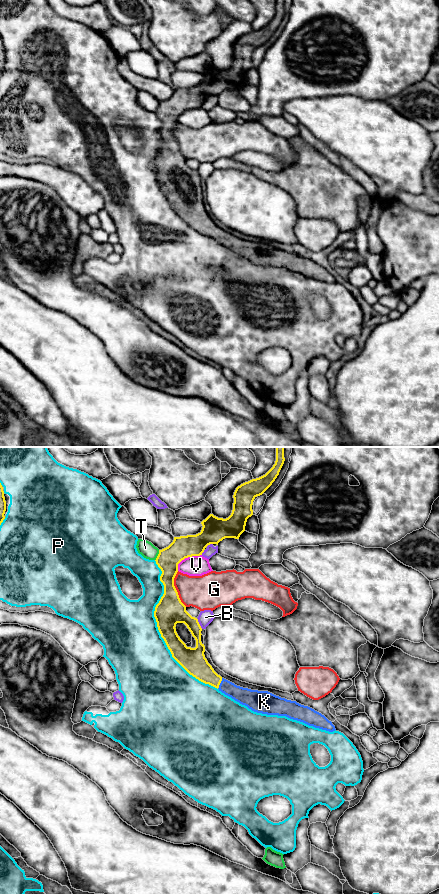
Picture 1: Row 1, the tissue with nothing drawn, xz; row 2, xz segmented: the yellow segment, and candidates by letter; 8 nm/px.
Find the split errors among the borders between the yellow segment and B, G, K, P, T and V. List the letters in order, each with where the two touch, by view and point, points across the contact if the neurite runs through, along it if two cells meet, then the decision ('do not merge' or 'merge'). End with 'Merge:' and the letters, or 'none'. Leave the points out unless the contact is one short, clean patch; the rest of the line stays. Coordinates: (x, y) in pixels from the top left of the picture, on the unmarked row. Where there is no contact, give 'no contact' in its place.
B: contact xz (198, 175); do not merge
G: contact xz (175, 141); do not merge
K: contact xz (220, 234); merge
P: contact xz (159, 183); do not merge
T: contact xz (158, 107); do not merge
V: contact xz (186, 109); do not merge
Merge: K

